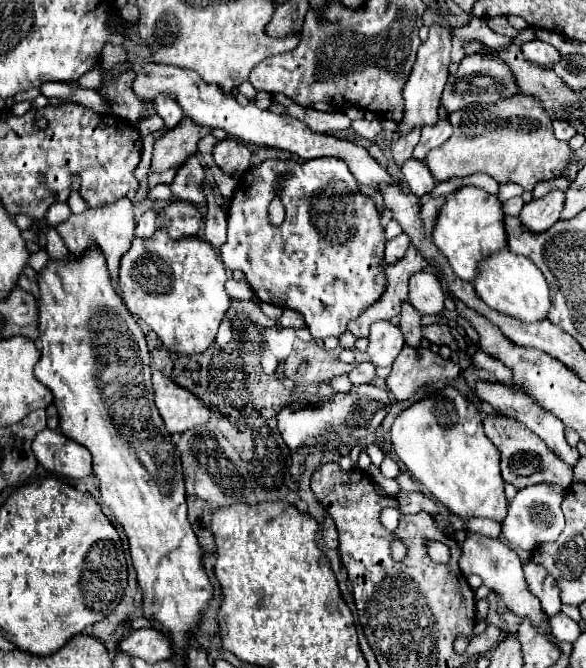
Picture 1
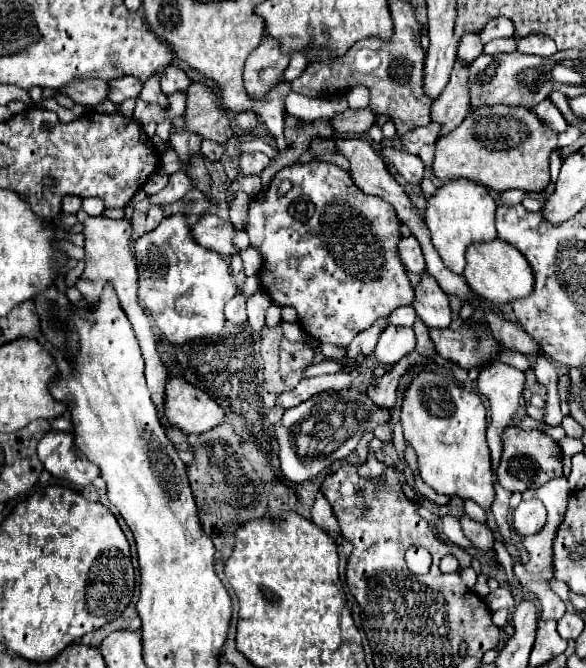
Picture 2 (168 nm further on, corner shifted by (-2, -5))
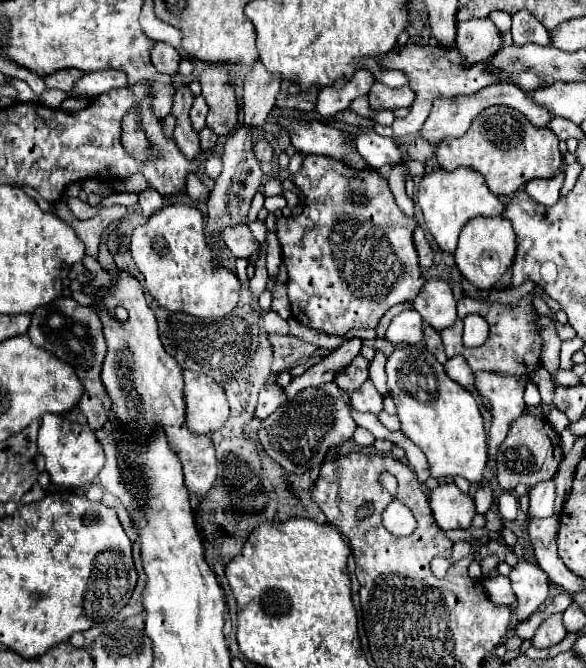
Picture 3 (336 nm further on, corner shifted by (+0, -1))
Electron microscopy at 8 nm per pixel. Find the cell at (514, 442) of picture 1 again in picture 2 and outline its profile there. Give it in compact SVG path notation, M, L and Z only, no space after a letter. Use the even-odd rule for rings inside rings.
M513 426L503 434L503 444L505 444L505 450L503 450L499 470L497 470L497 480L505 490L509 490L509 492L525 492L527 488L539 488L545 482L563 476L561 448L545 432L541 432L537 428L523 430L519 426Z

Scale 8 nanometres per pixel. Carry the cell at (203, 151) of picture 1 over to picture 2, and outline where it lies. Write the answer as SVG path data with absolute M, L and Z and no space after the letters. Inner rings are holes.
M211 140L201 142L201 154L211 162L221 160L221 156L225 154L225 148L227 148L227 144L217 144L217 142L211 142Z

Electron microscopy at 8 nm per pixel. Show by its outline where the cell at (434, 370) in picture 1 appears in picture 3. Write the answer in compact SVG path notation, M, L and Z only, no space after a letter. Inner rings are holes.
M367 380L357 392L351 394L351 404L359 412L379 414L383 410L383 394L379 394L371 380Z

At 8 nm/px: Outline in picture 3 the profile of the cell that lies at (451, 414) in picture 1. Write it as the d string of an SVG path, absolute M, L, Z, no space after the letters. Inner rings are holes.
M425 344L397 348L387 358L385 370L387 386L401 420L401 430L427 456L431 478L463 476L471 484L481 486L487 464L487 434L475 396L445 374L443 364L425 350Z

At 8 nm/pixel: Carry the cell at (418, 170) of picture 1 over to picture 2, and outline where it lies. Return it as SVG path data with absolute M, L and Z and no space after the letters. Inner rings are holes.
M381 148L381 158L385 162L387 168L397 170L409 184L417 186L425 174L425 166L421 162L419 156L407 154L403 150L395 150L395 148Z

